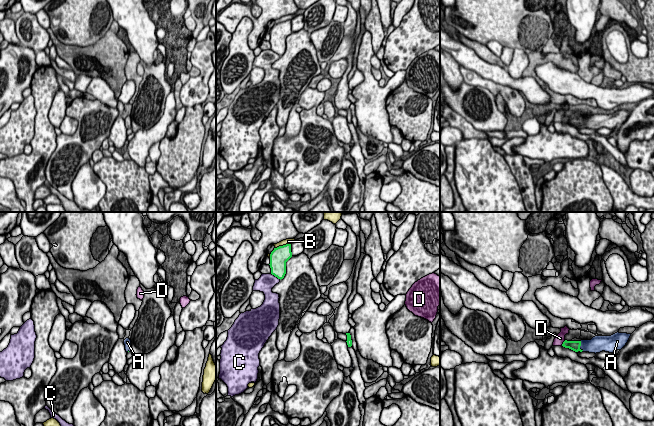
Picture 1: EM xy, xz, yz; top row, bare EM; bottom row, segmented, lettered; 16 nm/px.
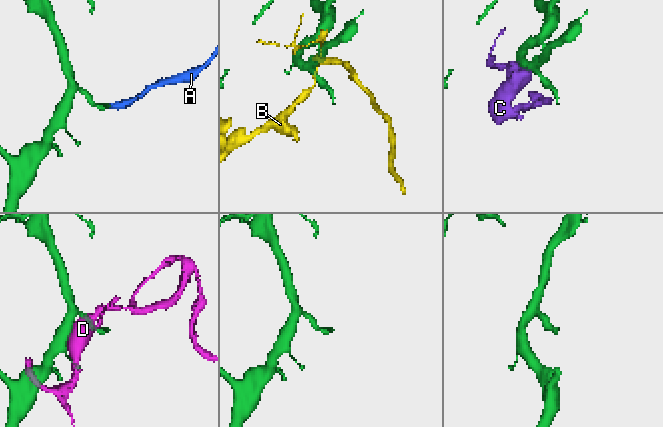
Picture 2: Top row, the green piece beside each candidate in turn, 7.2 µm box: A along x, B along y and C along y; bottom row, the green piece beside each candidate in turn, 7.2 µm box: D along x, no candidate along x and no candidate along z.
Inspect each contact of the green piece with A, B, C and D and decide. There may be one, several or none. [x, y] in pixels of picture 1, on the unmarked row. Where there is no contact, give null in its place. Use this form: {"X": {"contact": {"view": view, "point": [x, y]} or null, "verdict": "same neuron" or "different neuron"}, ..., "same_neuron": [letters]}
{"A": {"contact": {"view": "yz", "point": [580, 121]}, "verdict": "same neuron"}, "B": {"contact": {"view": "xz", "point": [283, 21]}, "verdict": "different neuron"}, "C": {"contact": {"view": "xz", "point": [275, 52]}, "verdict": "different neuron"}, "D": {"contact": {"view": "yz", "point": [563, 119]}, "verdict": "different neuron"}, "same_neuron": ["A"]}

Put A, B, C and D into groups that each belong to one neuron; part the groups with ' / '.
A / B / C / D

